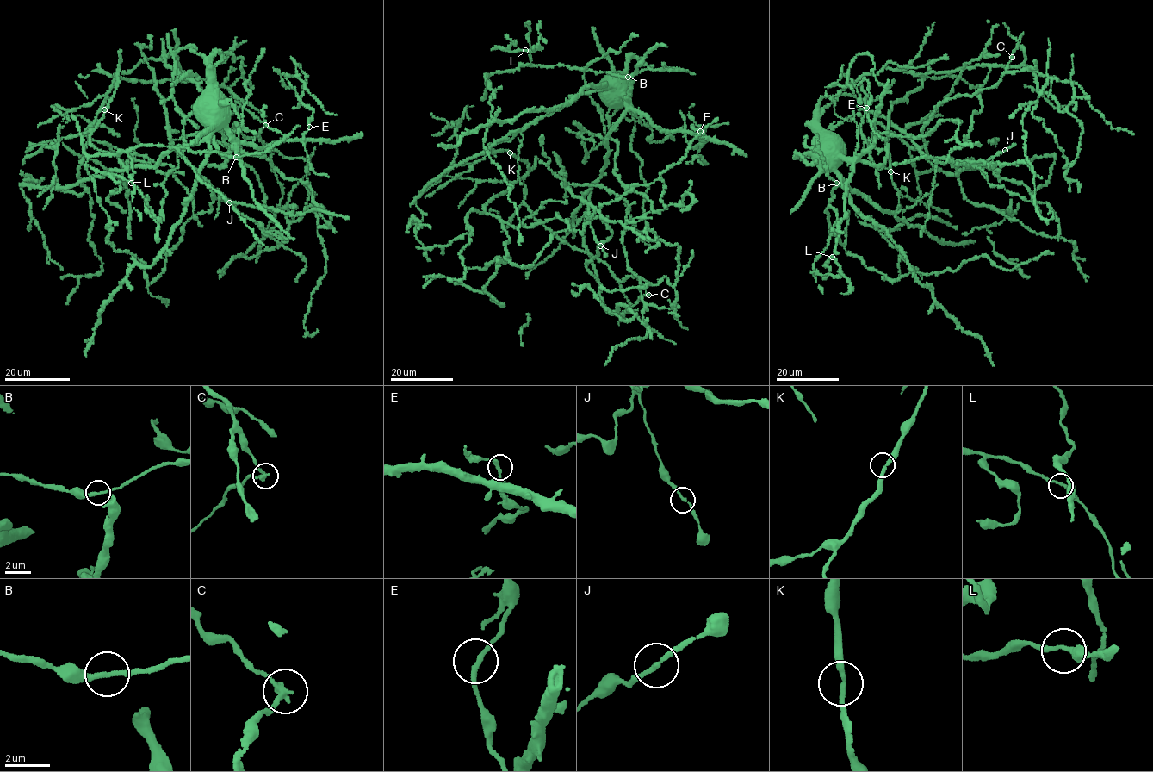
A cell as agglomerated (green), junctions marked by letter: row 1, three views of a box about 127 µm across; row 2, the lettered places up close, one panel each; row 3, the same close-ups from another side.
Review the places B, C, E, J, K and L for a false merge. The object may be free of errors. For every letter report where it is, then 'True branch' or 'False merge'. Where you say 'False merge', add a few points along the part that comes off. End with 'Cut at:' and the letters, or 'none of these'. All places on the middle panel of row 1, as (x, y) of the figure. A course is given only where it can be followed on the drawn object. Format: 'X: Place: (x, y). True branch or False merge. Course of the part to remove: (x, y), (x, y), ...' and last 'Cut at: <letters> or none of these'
B: Place: (628, 77). True branch
C: Place: (648, 295). False merge. Course of the part to remove: (648, 295), (639, 298), (624, 313), (624, 316), (618, 325)
E: Place: (700, 131). True branch
J: Place: (600, 245). True branch
K: Place: (510, 152). True branch
L: Place: (525, 50). True branch
Cut at: C

